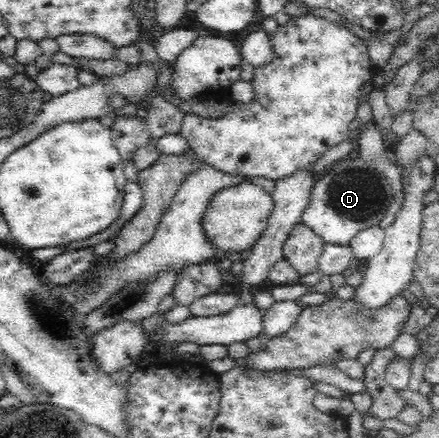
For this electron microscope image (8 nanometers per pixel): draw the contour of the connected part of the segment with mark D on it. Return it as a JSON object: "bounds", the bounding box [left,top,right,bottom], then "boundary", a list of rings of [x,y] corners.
{"bounds":[300,155,394,246],"boundary":[[[365,155],[343,157],[326,167],[324,172],[316,176],[311,200],[300,216],[300,222],[310,228],[324,244],[348,246],[350,240],[363,229],[379,226],[383,222],[390,205],[394,200],[393,186],[387,181],[385,169],[381,169],[375,161],[367,159]]]}

